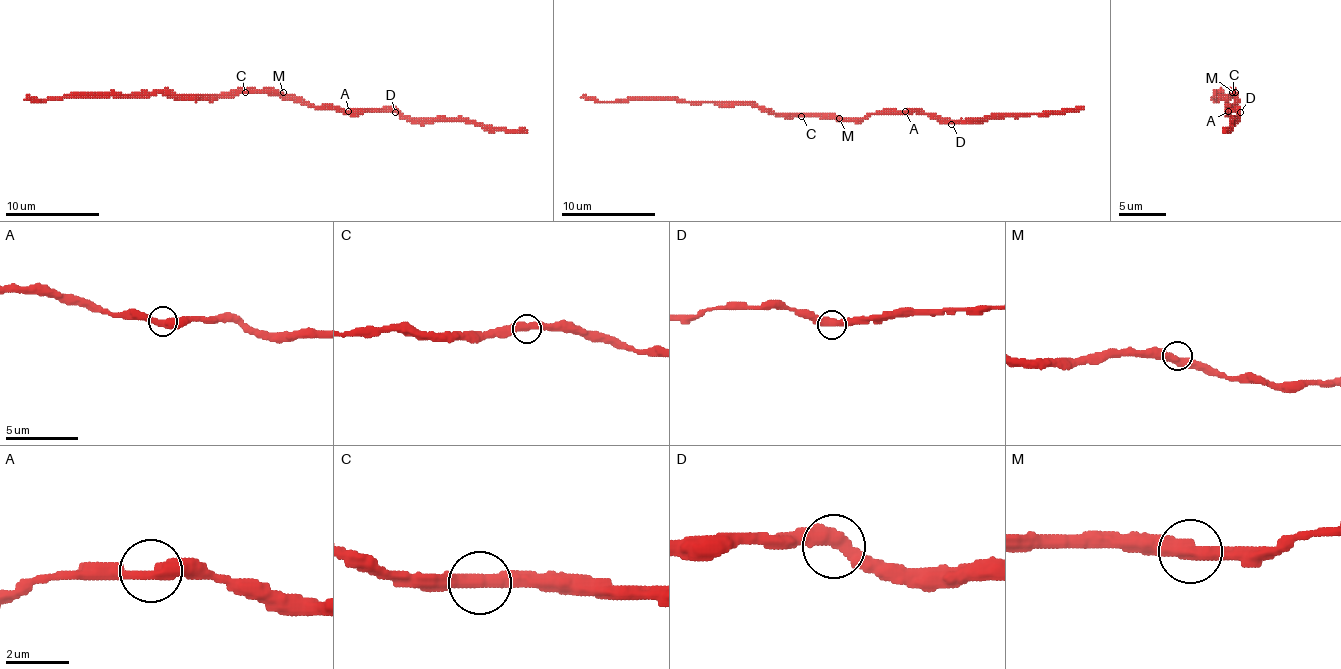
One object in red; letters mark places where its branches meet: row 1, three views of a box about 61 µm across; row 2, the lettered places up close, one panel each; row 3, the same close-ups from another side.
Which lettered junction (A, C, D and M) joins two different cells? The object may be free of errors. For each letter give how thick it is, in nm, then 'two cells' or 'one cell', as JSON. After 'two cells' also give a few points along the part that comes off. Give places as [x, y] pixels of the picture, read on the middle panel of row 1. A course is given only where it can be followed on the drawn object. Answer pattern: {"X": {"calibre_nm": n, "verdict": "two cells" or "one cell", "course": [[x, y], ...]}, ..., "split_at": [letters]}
{"A": {"calibre_nm": 420, "verdict": "one cell"}, "C": {"calibre_nm": 440, "verdict": "one cell"}, "D": {"calibre_nm": 440, "verdict": "one cell"}, "M": {"calibre_nm": 440, "verdict": "one cell"}, "split_at": []}

